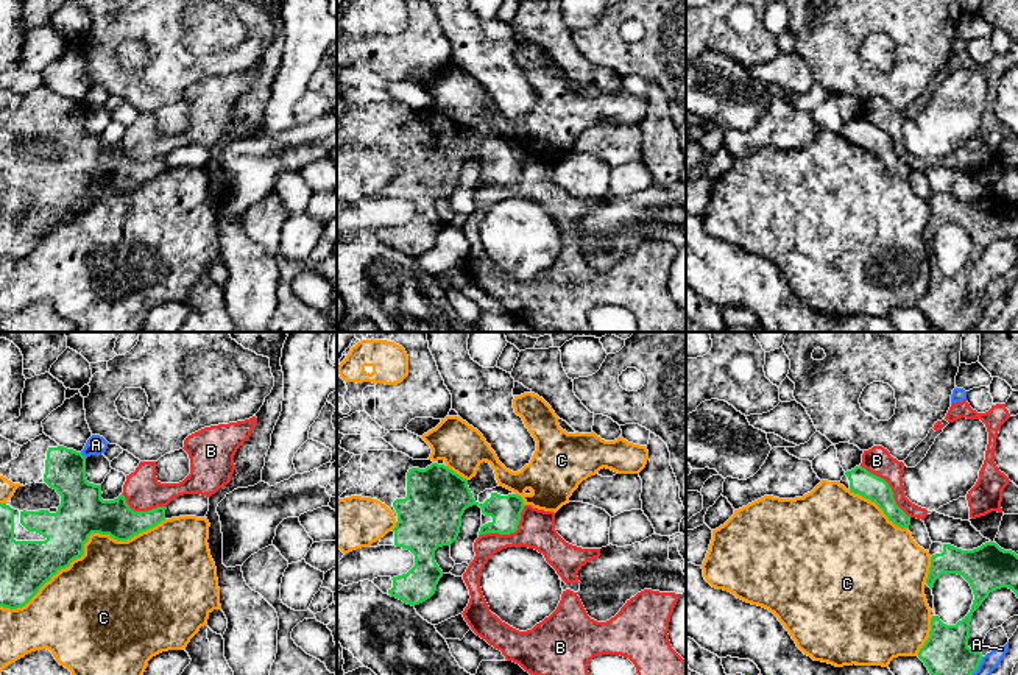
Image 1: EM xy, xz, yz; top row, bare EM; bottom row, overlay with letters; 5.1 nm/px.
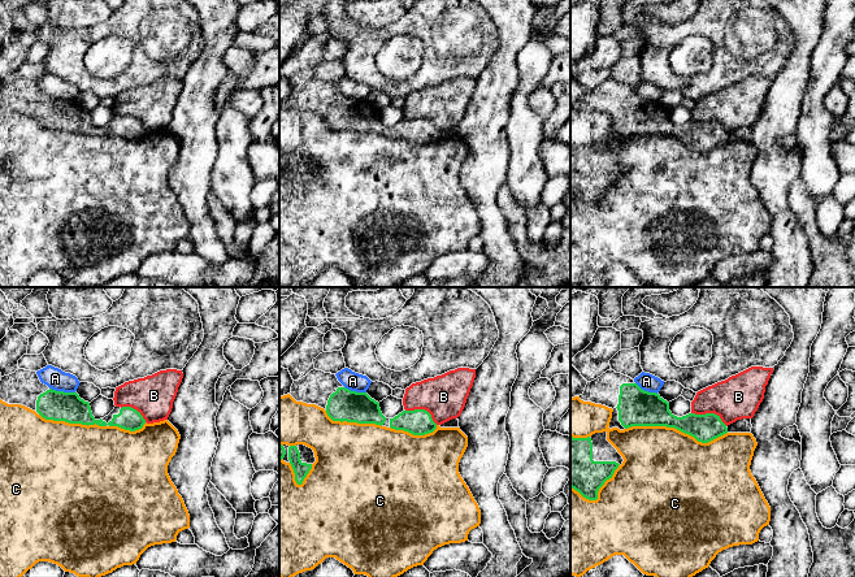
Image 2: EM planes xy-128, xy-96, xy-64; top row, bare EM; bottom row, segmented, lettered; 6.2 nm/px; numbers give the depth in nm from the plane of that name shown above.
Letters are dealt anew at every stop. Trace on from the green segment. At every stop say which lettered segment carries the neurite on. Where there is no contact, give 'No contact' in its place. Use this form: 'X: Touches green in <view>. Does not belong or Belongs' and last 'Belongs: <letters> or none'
A: Touches green in yz. Does not belong
B: Touches green in xz. Does not belong
C: Touches green in xy. Does not belong
Belongs: none

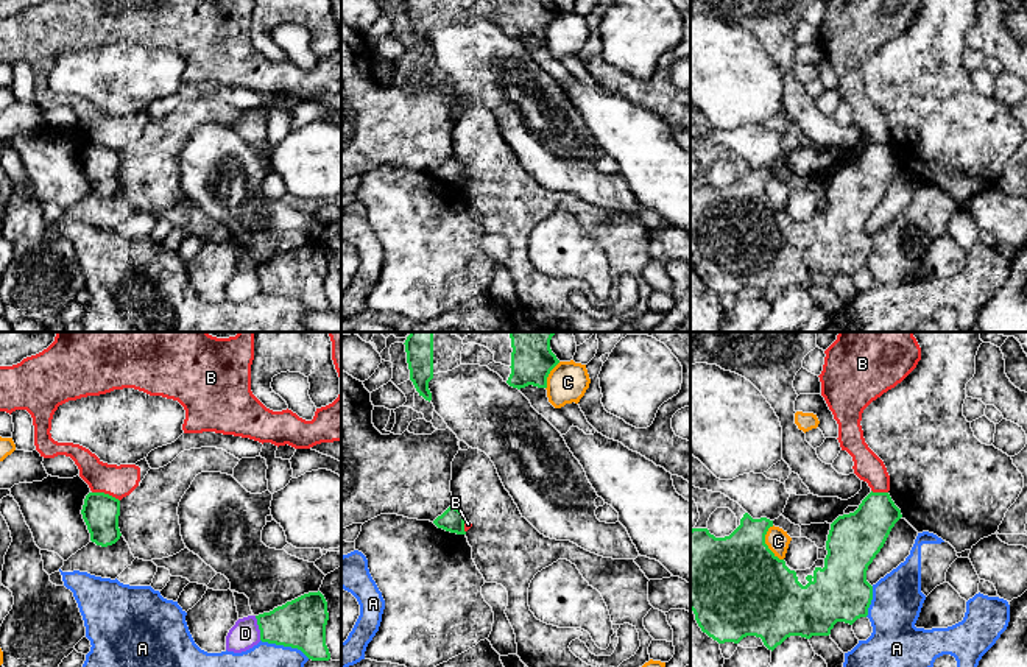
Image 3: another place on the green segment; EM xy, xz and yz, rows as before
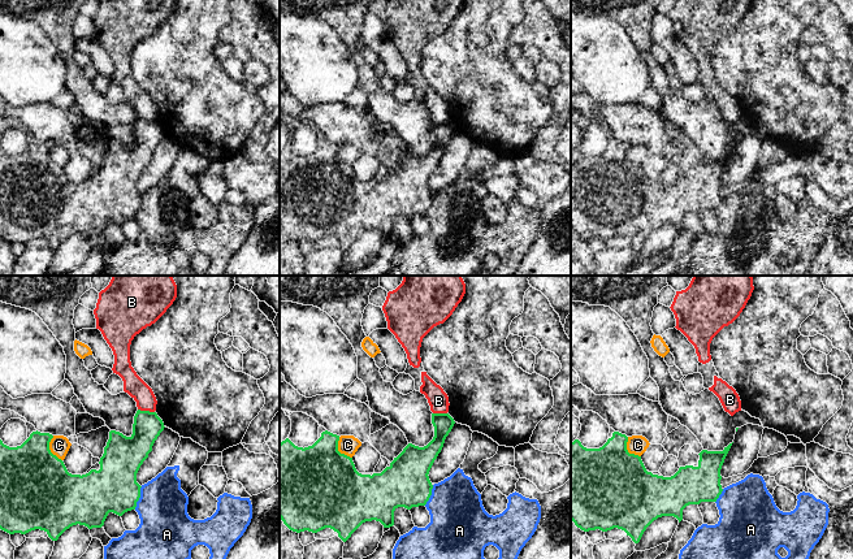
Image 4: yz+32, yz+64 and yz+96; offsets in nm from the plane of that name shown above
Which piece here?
A: Touches green in xy. Does not belong
B: Touches green in xy. Does not belong
C: Touches green in yz. Does not belong
D: Touches green in xy. Does not belong
Belongs: none

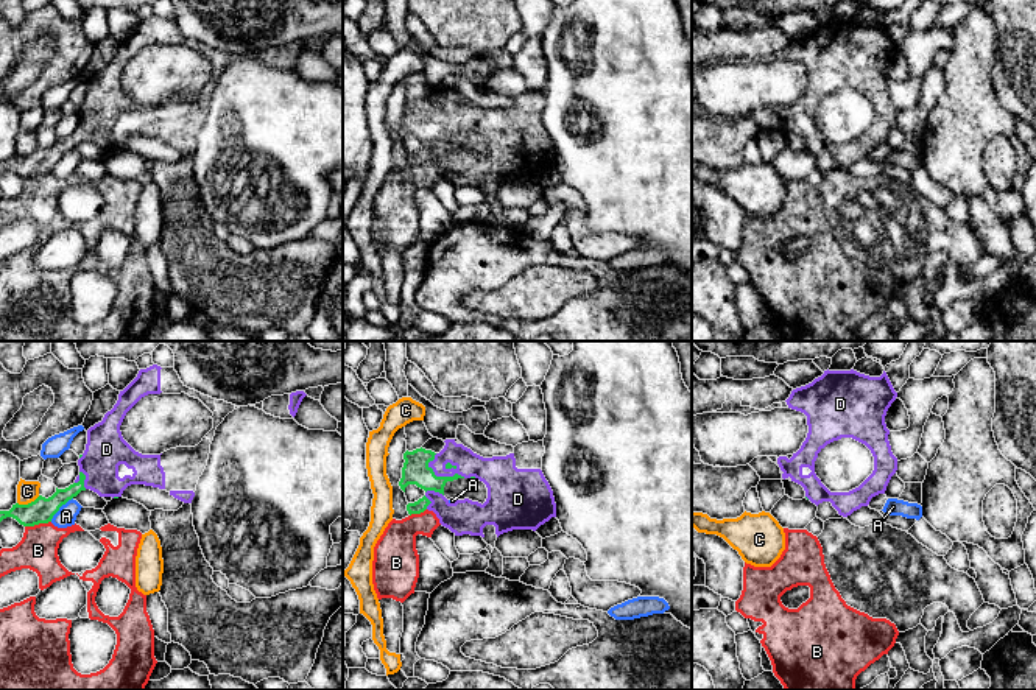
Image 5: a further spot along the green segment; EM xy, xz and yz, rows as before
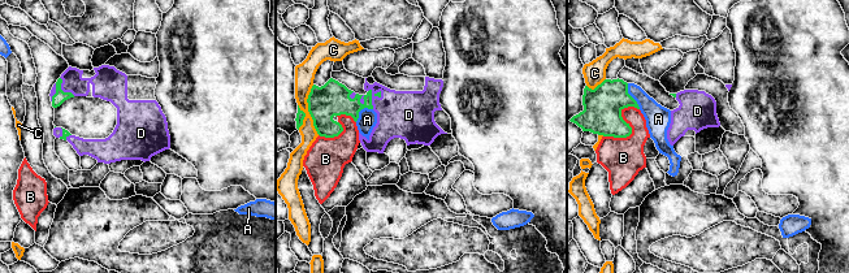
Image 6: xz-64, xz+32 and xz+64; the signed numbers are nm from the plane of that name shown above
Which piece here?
A: Touches green in xy. Does not belong
B: Touches green in xy. Does not belong
C: Touches green in xy. Does not belong
D: Touches green in xz. Belongs
Belongs: D

